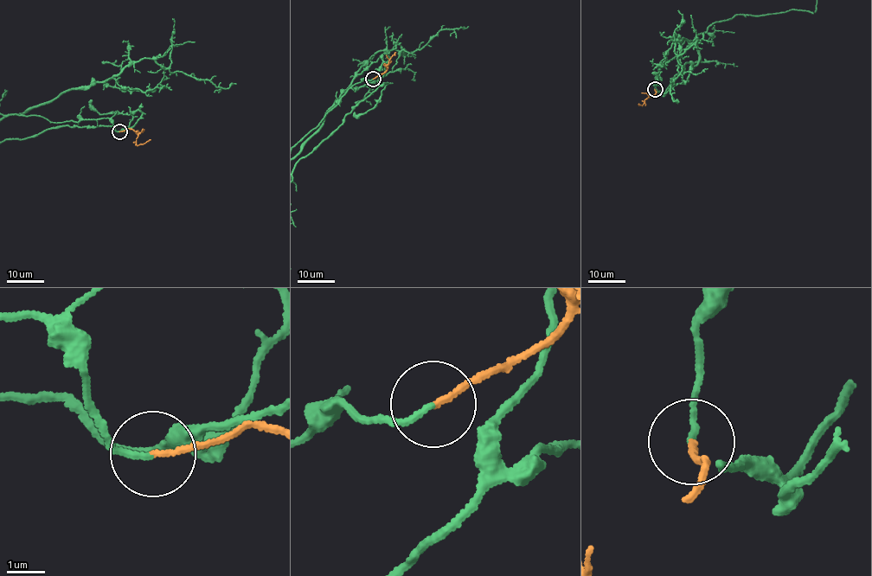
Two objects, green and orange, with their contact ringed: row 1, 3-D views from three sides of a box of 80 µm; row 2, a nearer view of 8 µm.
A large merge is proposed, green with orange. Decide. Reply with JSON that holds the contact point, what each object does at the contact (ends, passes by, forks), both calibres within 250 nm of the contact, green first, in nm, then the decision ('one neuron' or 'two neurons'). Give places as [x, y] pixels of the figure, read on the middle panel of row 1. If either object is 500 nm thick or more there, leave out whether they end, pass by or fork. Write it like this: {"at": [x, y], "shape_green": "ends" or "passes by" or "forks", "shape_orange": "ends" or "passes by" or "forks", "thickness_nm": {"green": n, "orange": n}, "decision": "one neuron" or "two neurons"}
{"at": [373, 79], "shape_green": "passes by", "shape_orange": "ends", "thickness_nm": {"green": 90, "orange": 140}, "decision": "one neuron"}

